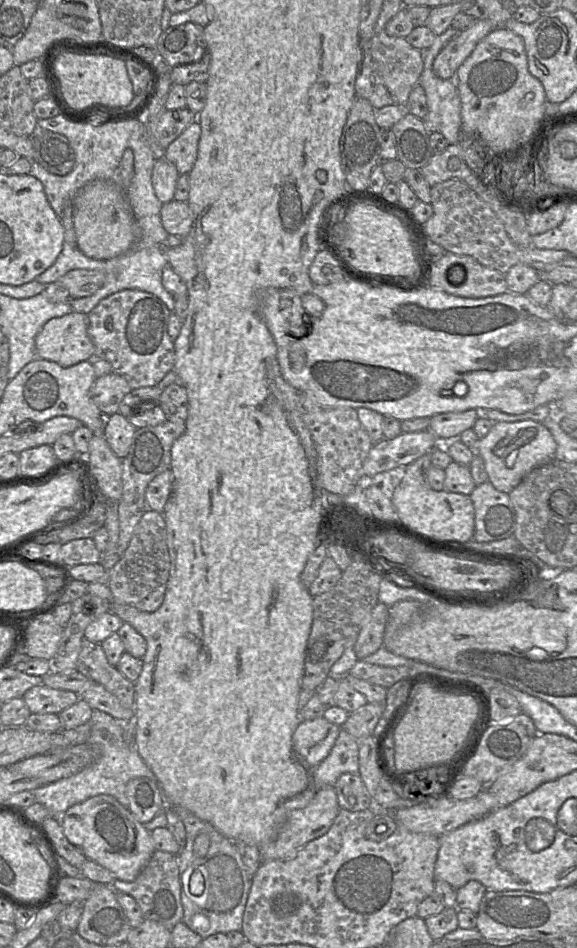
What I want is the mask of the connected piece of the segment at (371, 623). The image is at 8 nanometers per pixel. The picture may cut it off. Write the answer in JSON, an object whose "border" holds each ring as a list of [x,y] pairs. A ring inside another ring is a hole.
{"border":[[[378,602],[371,611],[369,621],[360,630],[353,646],[358,660],[363,660],[383,646],[388,617],[389,607]]]}

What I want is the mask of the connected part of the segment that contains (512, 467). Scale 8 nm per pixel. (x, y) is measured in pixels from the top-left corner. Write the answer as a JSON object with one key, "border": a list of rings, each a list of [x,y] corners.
{"border":[[[494,422],[488,434],[478,439],[473,449],[479,454],[488,474],[488,481],[500,492],[509,494],[533,469],[555,458],[557,443],[550,431],[540,422]]]}

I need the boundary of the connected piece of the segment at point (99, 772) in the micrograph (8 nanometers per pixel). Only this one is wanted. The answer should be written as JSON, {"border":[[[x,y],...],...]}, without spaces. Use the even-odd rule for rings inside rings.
{"border":[[[92,709],[89,722],[91,731],[86,743],[90,744],[95,751],[96,760],[72,776],[31,790],[36,802],[44,805],[60,825],[61,818],[69,807],[100,794],[114,797],[120,804],[129,809],[129,799],[126,795],[128,781],[138,777],[156,780],[154,773],[143,761],[136,748],[134,720],[116,720],[103,711]]]}

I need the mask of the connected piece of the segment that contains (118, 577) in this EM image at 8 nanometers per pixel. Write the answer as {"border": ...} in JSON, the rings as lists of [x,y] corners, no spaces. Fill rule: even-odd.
{"border":[[[147,509],[134,529],[124,554],[114,567],[107,571],[106,583],[115,602],[133,606],[144,612],[154,612],[163,602],[169,568],[165,519],[162,513]]]}

